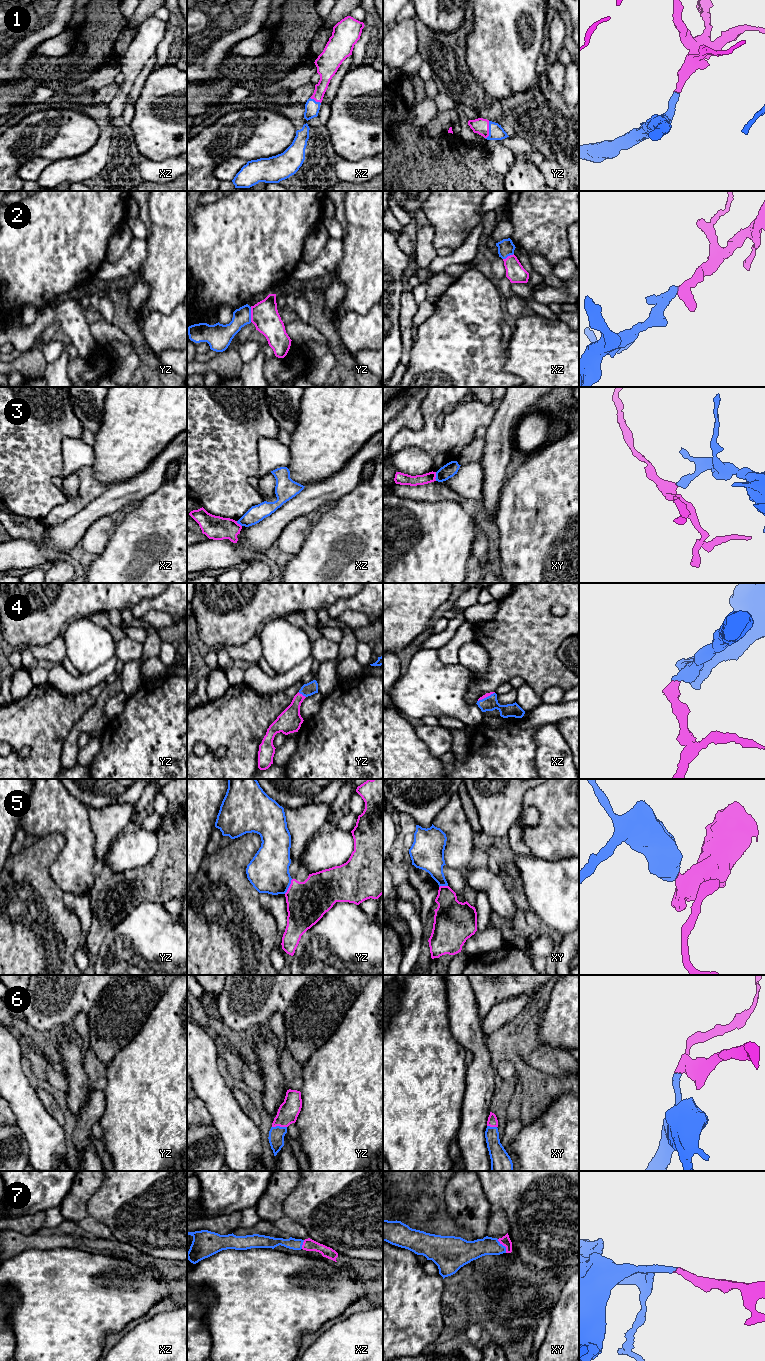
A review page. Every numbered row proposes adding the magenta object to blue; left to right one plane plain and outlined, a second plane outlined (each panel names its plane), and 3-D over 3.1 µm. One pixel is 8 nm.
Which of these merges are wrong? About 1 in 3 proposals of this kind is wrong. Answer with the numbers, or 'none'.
3, 5

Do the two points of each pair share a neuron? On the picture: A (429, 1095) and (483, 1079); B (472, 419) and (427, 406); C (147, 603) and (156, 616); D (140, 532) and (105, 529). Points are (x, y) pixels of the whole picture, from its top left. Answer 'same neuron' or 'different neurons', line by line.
A: different neurons
B: same neuron
C: different neurons
D: different neurons

